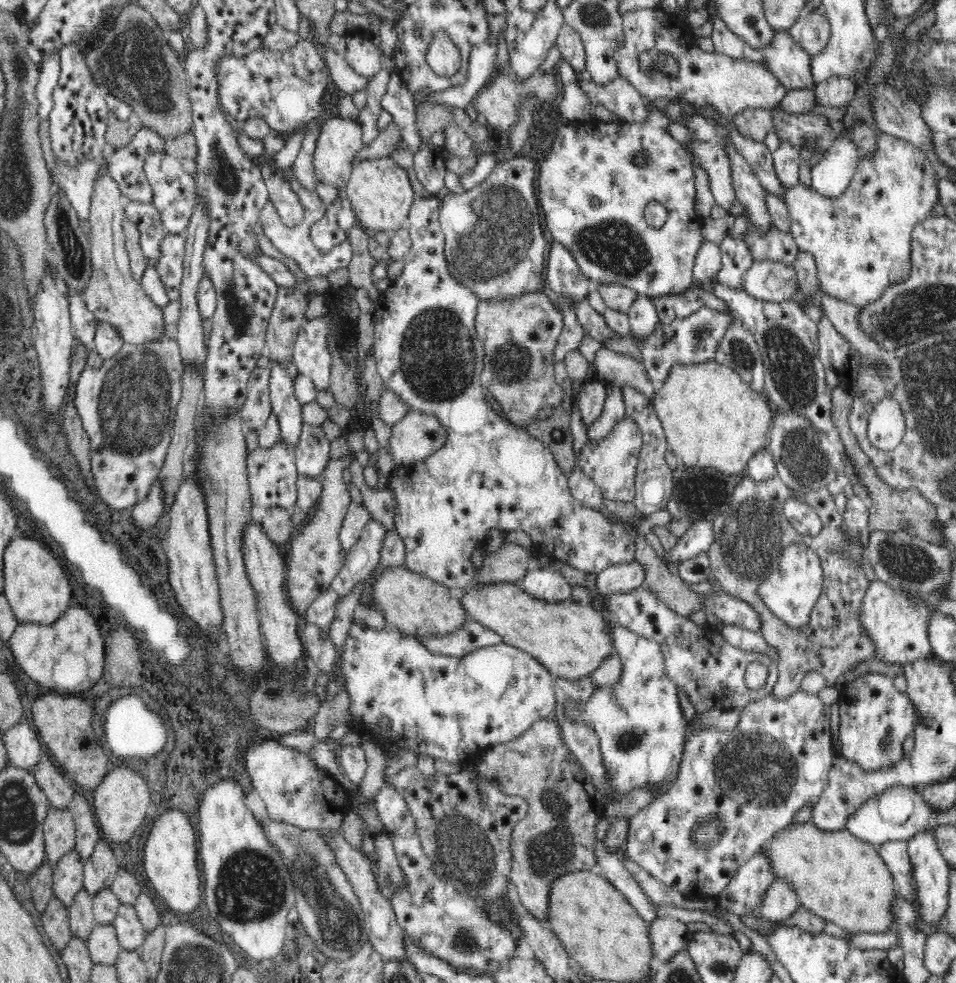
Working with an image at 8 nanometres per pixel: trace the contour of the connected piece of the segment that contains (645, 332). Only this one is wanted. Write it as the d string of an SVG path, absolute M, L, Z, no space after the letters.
M638 295L627 316L630 318L630 336L638 341L643 341L660 323L653 300Z

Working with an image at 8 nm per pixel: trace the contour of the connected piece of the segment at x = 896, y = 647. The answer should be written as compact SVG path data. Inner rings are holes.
M881 580L872 581L863 601L859 614L860 626L871 635L875 643L875 658L886 664L901 664L932 657L931 643L928 640L928 621L937 610L926 598L911 594L911 590L895 590Z

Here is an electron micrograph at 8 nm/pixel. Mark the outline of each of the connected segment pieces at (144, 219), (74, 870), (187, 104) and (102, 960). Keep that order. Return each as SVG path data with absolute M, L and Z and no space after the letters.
M130 201L125 206L125 218L136 223L140 232L141 248L148 261L158 261L162 242L168 234L160 221L158 209L152 202Z
M76 849L69 850L53 868L53 893L69 907L76 894L83 889L84 862Z
M135 1L124 6L115 19L114 25L102 37L98 46L86 48L86 64L95 85L124 100L139 116L142 124L154 129L162 138L174 138L192 131L193 108L189 98L189 85L183 57L179 56L168 43L167 33L154 21L152 14Z
M95 923L86 940L90 959L96 965L114 965L121 952L113 925Z

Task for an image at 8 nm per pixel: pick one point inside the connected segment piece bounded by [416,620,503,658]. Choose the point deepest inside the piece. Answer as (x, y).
(473, 635)

